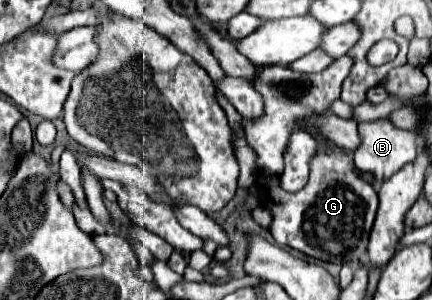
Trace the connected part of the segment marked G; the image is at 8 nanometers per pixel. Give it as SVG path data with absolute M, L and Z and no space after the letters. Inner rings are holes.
M350 56L338 58L326 72L320 74L300 74L290 66L262 66L254 78L254 88L264 98L264 114L256 120L248 120L244 126L246 140L256 152L256 186L260 194L260 206L268 208L272 214L270 234L280 246L290 246L304 252L306 256L346 264L356 262L366 256L368 234L374 224L378 210L378 194L372 184L362 180L356 172L354 160L346 148L318 136L316 126L308 126L312 116L328 114L330 104L338 100L340 86L350 74L354 60ZM294 132L308 132L320 144L318 152L310 160L310 180L296 192L284 192L280 188L280 176L284 170L284 152L290 136Z

